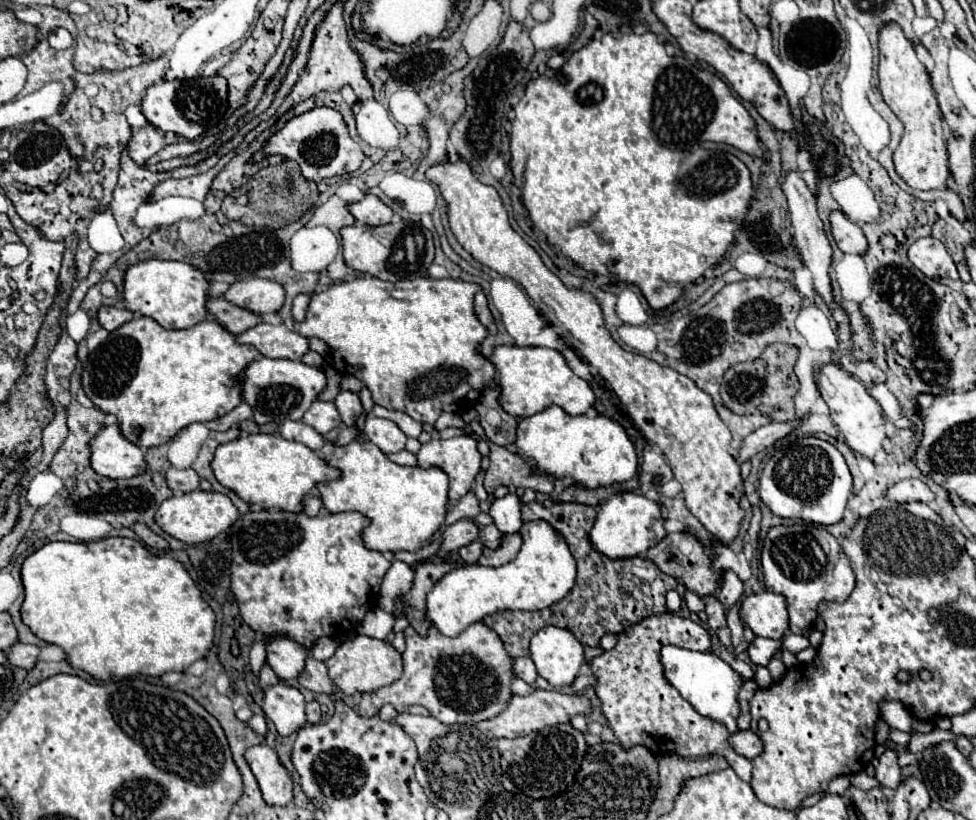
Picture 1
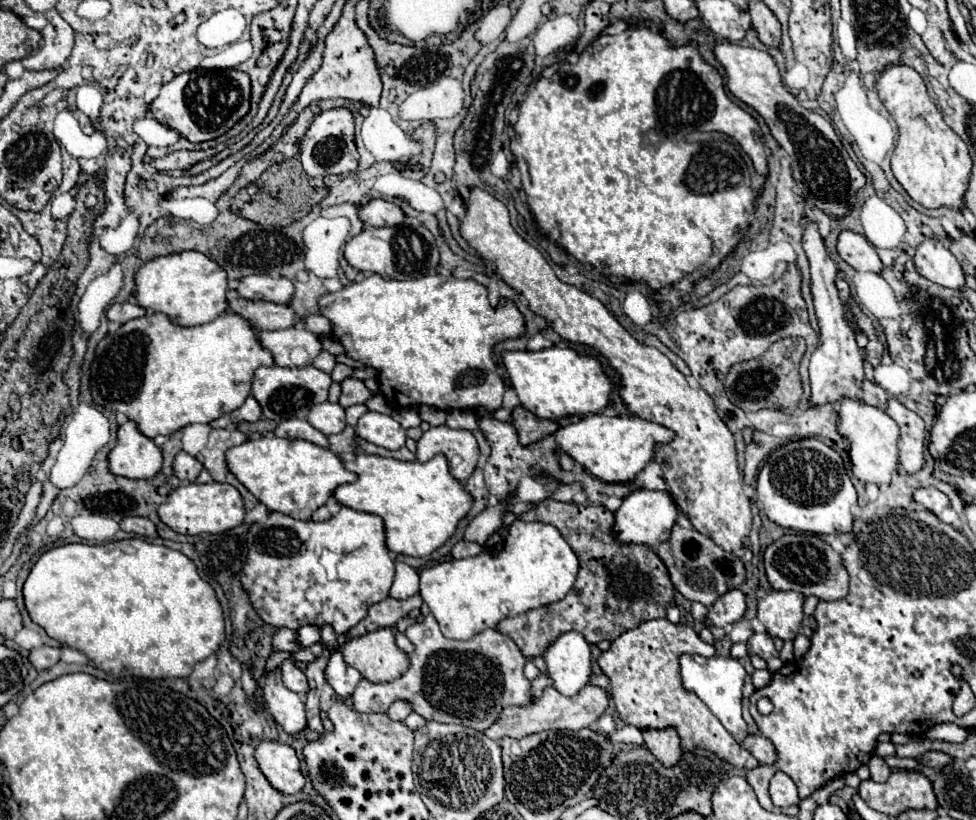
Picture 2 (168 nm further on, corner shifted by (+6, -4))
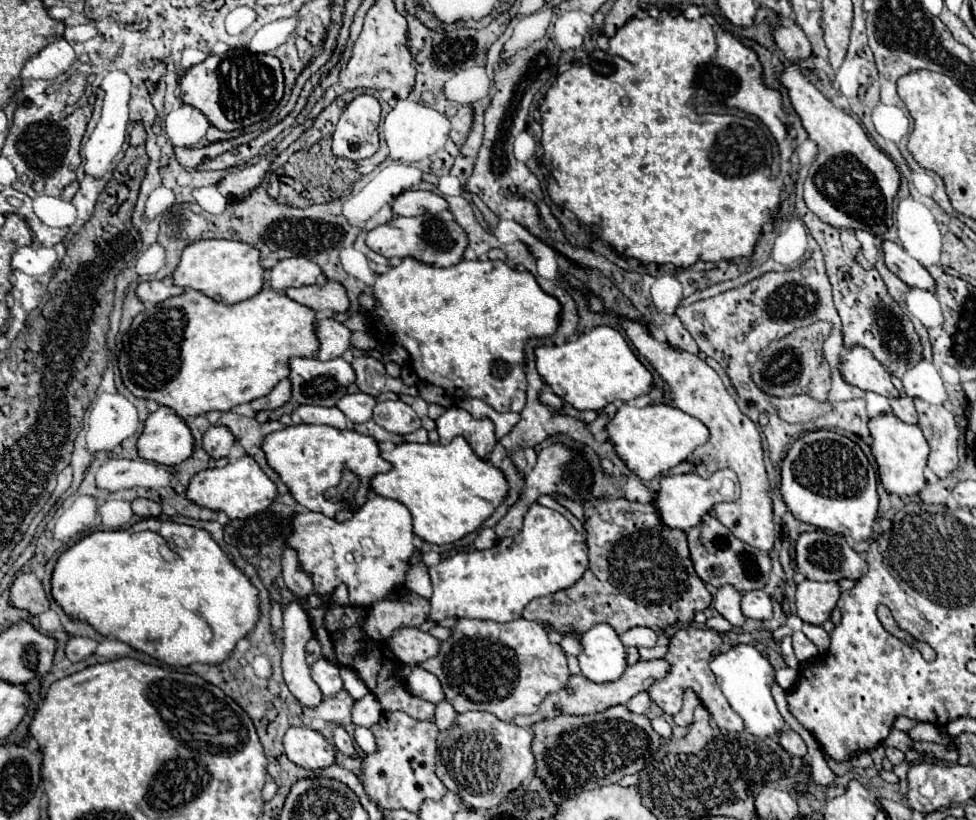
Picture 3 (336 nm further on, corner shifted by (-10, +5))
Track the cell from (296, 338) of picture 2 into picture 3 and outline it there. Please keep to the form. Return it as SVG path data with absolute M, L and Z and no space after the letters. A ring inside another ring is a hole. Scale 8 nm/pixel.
M322 319L322 321L316 321L314 331L320 343L316 353L320 361L340 357L350 349L350 331L342 323L334 319Z

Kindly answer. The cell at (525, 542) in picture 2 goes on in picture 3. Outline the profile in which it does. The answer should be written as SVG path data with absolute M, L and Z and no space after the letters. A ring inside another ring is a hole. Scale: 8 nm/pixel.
M532 505L524 516L520 535L502 539L492 549L456 553L430 567L434 595L430 597L432 621L468 617L508 623L520 619L522 609L538 597L568 589L588 569L588 547L582 533L558 511Z

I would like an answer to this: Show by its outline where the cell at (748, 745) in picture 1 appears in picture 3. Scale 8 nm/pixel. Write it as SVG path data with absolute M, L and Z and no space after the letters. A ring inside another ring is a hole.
M784 729L778 735L778 743L784 747L784 751L788 751L792 757L806 757L806 745L802 741L802 737L792 731L792 729Z

